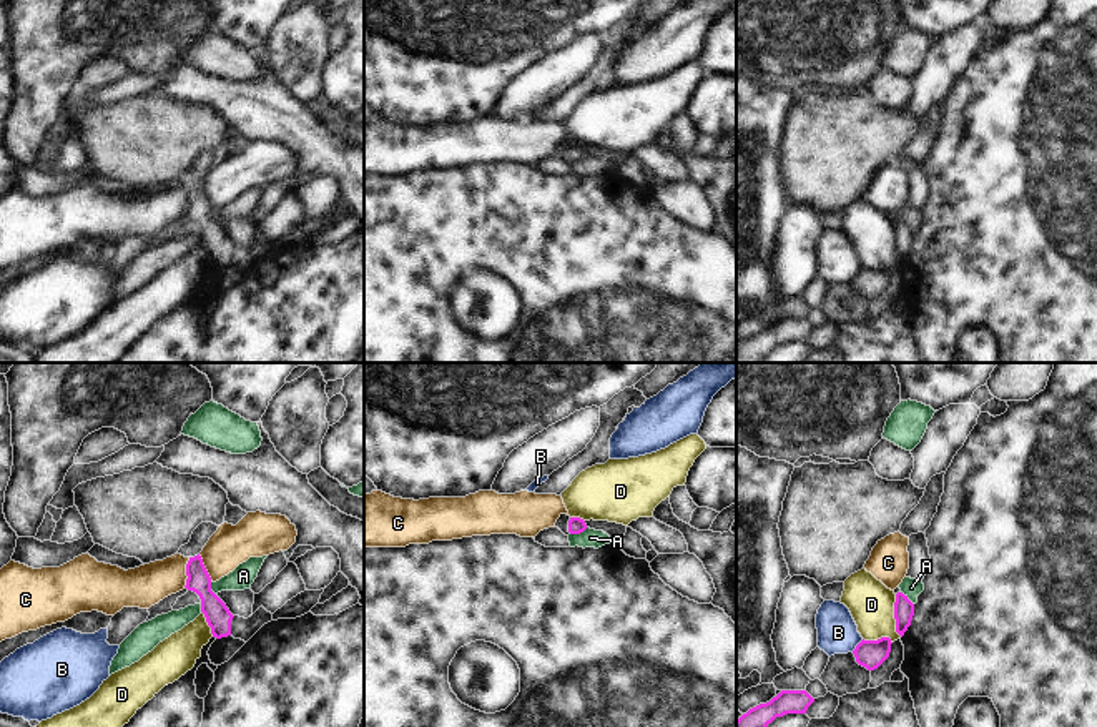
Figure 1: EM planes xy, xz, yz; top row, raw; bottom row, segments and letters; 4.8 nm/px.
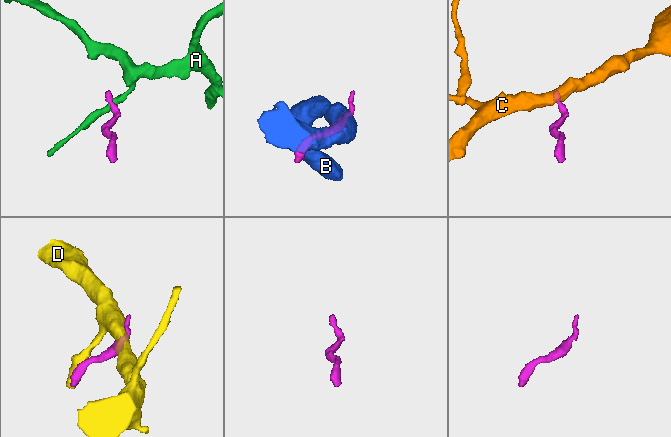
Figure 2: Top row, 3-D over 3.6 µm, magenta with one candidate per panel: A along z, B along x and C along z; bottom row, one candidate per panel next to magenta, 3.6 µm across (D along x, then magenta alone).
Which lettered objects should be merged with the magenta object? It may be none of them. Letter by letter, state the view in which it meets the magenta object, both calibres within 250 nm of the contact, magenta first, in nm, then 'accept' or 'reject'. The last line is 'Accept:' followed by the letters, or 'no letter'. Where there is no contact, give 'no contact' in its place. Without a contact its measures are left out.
A: contact in xz; calibres 80 and 90 nm; reject
B: contact in yz; calibres 140 and 190 nm; reject
C: contact in xy; calibres 120 and 200 nm; reject
D: contact in yz; calibres 100 and 220 nm; reject
Accept: no letter

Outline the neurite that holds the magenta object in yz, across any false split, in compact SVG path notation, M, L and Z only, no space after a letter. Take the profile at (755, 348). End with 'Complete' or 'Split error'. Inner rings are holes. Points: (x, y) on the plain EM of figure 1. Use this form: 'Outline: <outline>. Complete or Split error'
Outline: M781 318L766 331L750 336L736 348L736 363L761 363L766 354L786 341L806 341L814 326L806 318Z. Complete

